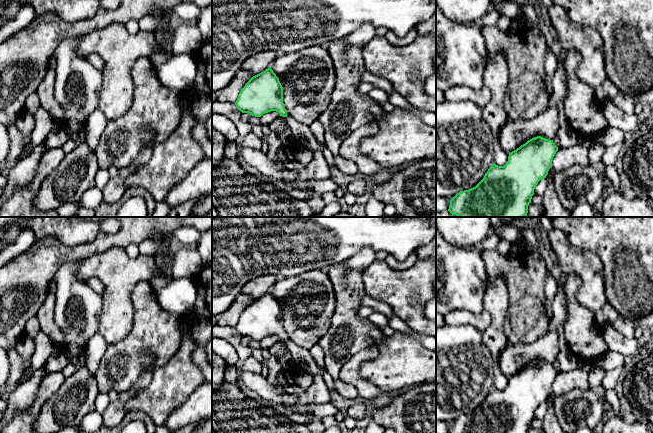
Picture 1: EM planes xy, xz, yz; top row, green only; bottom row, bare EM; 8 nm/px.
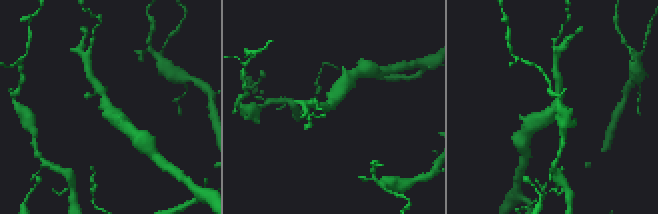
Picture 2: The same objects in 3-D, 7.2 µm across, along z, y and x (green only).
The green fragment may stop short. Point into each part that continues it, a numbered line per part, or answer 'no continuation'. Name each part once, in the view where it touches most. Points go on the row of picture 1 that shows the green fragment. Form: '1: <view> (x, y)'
no continuation

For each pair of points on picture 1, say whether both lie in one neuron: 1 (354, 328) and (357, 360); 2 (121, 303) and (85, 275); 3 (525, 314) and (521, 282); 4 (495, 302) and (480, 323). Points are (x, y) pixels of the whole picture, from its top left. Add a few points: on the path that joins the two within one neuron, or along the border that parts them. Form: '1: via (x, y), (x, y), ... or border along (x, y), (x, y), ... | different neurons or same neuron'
1: border along (377, 346), (367, 346), (360, 349), (340, 370) | different neurons
2: via (116, 292), (116, 289), (100, 273), (96, 273) | same neuron
3: via (525, 306), (524, 290) | same neuron
4: border along (485, 309), (490, 315), (491, 322), (481, 333) | different neurons

